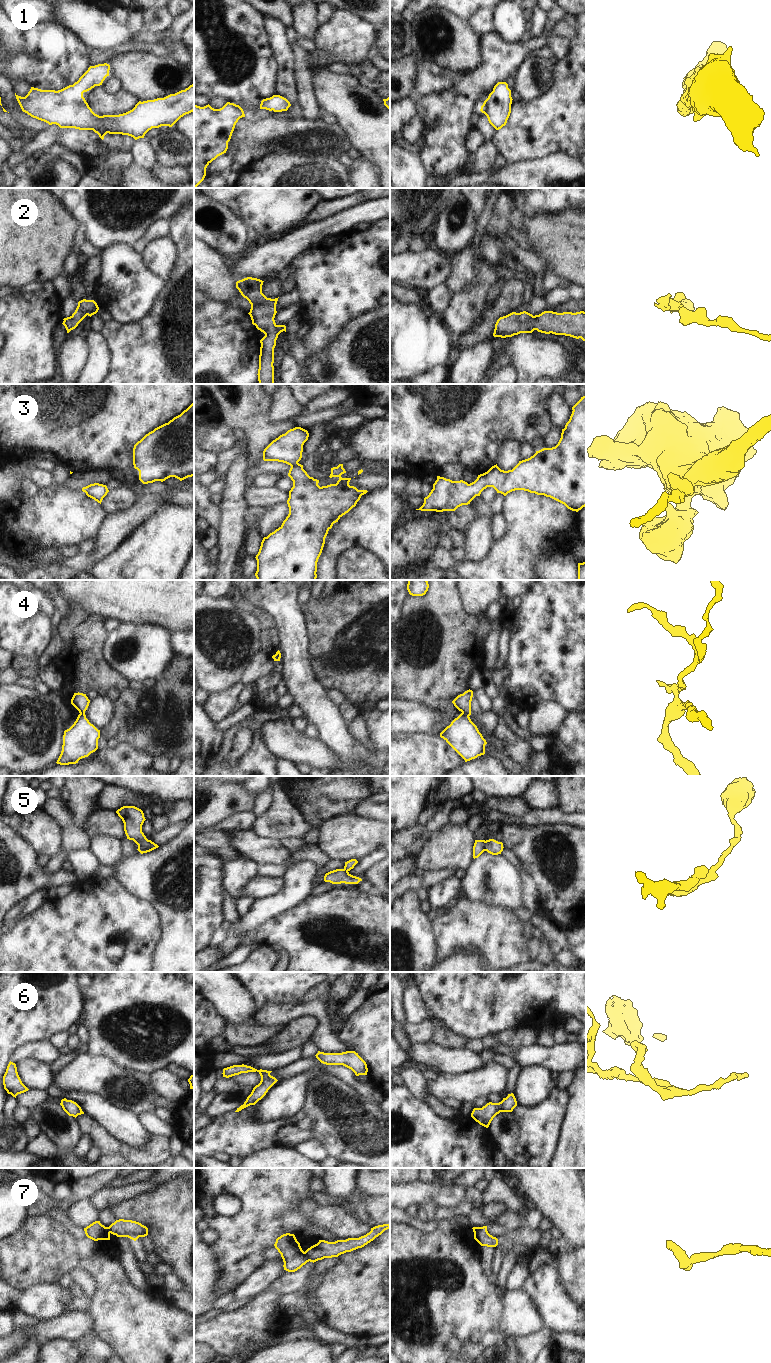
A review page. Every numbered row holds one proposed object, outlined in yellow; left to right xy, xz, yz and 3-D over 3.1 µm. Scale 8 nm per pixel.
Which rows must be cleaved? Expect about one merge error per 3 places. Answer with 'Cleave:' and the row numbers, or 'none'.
Cleave: 4, 5, 7

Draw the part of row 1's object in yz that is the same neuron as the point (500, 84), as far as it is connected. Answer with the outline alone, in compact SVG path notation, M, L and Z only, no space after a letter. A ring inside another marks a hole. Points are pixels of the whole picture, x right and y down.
M498 82L481 106L480 111L487 116L489 123L496 130L506 125L511 113L512 100L508 84Z

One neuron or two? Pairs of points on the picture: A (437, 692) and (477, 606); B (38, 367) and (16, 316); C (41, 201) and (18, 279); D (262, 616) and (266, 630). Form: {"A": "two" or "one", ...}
{"A": "two", "B": "one", "C": "one", "D": "one"}

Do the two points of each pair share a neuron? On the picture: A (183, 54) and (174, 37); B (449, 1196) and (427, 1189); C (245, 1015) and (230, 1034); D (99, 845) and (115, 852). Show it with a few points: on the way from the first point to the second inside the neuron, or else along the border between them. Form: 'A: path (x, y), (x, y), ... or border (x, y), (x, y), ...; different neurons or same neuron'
A: path (179, 50), (174, 45), (174, 41); same neuron
B: path (444, 1196), (432, 1191); same neuron
C: border (225, 1020), (236, 1026), (254, 1025); different neurons
D: path (103, 847), (111, 852); same neuron

